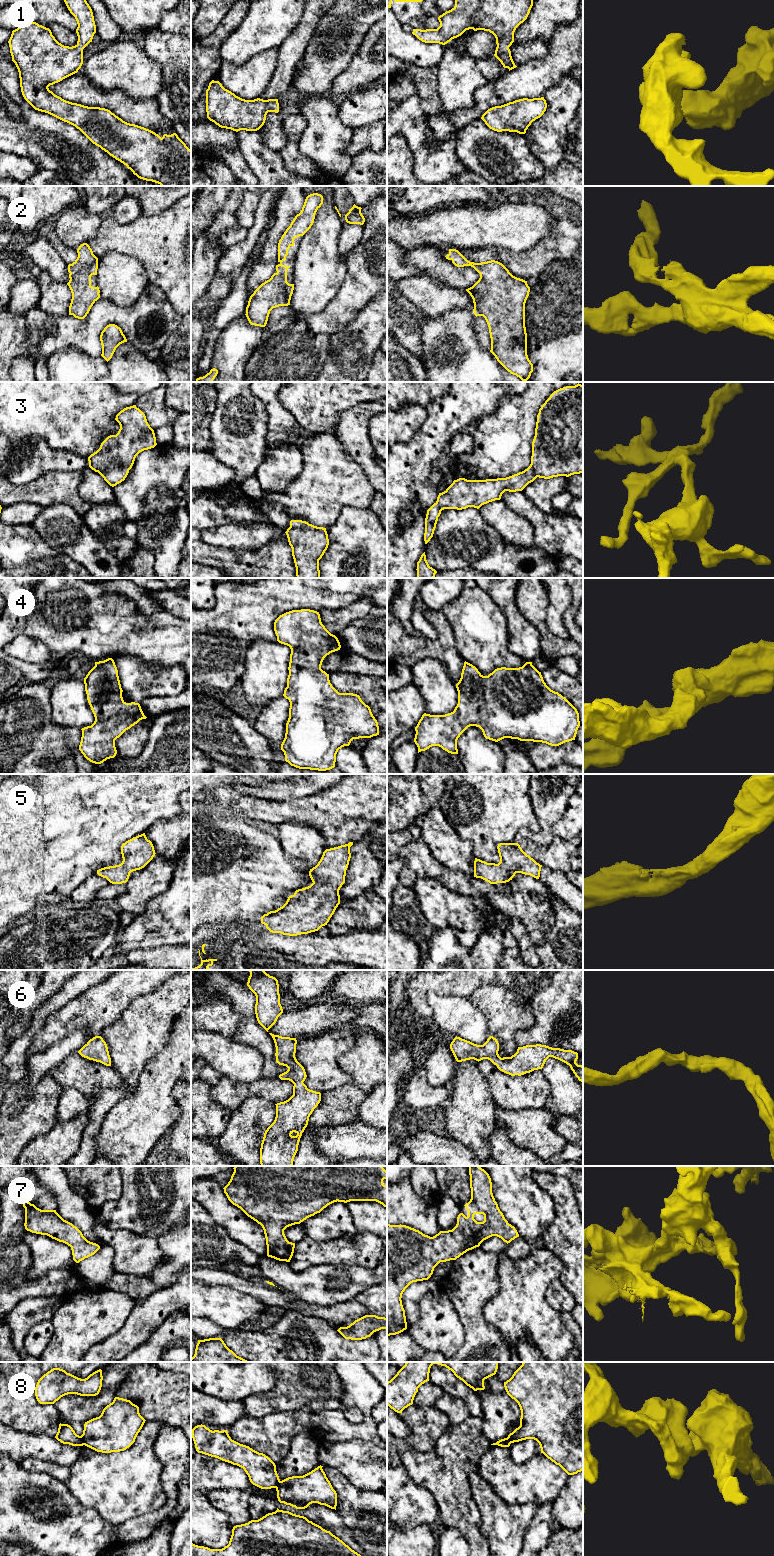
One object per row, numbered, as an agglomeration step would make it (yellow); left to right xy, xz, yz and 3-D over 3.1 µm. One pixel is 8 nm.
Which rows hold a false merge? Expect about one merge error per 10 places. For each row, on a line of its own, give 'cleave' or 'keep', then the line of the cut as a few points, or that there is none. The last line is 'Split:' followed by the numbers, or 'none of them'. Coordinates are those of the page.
1: keep; no cut
2: keep; no cut
3: keep; no cut
4: keep; no cut
5: keep; no cut
6: keep; no cut
7: keep; no cut
8: cleave; cut in xy along (80, 1436), (84, 1444)
Split: 8

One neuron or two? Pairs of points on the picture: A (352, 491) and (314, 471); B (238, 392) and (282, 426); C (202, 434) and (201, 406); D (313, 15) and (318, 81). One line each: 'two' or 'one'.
A: one
B: two
C: one
D: two

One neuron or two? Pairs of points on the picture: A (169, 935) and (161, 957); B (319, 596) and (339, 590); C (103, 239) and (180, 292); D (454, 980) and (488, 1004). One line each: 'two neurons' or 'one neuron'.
A: two neurons
B: one neuron
C: one neuron
D: two neurons

